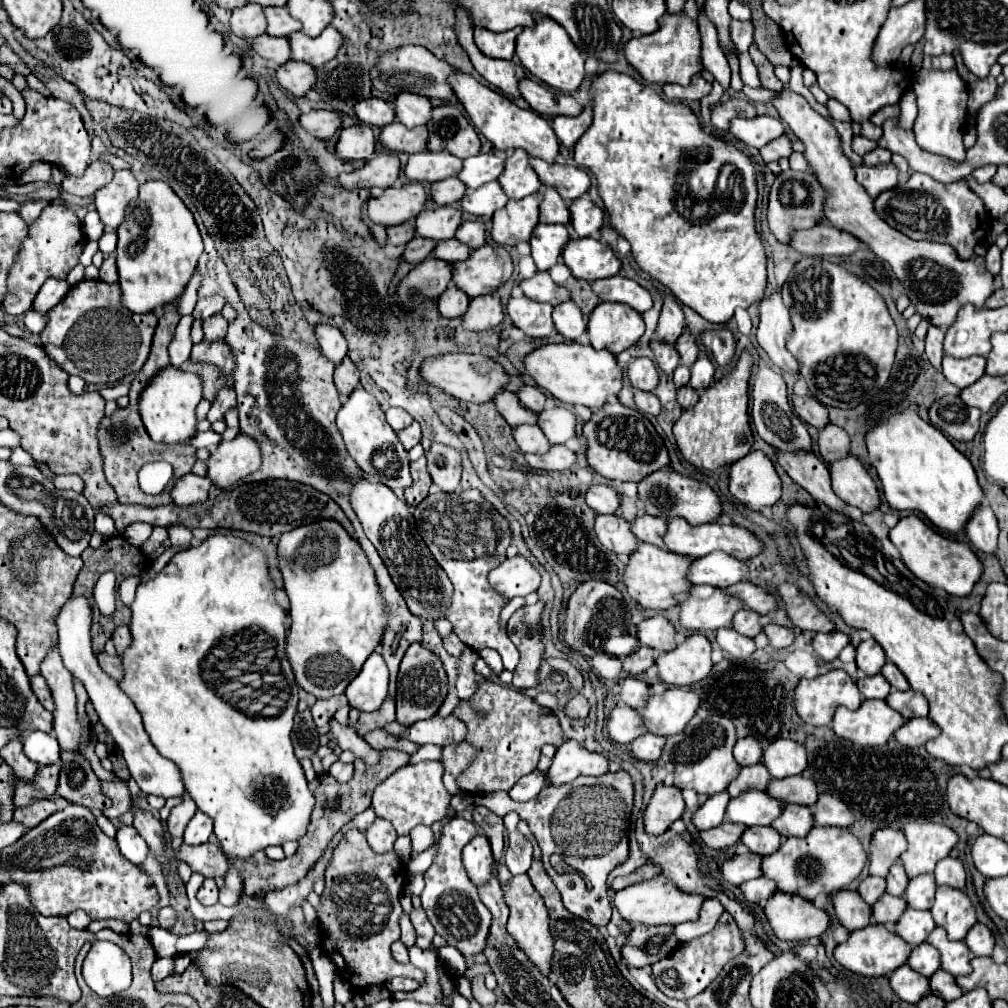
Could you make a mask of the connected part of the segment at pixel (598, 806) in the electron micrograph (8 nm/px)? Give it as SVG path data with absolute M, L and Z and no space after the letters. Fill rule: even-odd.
M608 772L604 776L578 776L570 784L550 786L538 794L538 798L528 802L514 802L508 792L474 796L474 804L482 804L498 816L506 816L508 812L518 812L522 820L526 820L538 840L542 850L544 870L556 884L564 906L576 914L578 918L588 920L594 926L606 926L612 916L612 906L608 900L608 874L626 862L630 846L628 846L628 814L632 814L634 806L634 784L628 772ZM552 854L560 854L564 862L574 868L582 878L568 874L558 874L552 870L548 858ZM588 882L592 890L586 888Z

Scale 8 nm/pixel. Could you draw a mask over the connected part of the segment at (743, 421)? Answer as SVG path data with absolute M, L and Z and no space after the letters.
M744 350L734 370L708 386L702 396L698 396L698 390L694 390L690 384L678 388L678 402L686 410L682 410L682 416L674 424L674 436L682 456L696 468L716 470L724 464L732 464L738 458L744 458L752 450L752 428L748 430L748 380L752 374L752 362L752 354Z

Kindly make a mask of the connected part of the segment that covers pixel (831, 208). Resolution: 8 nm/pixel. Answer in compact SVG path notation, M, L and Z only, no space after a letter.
M792 90L776 92L776 98L772 98L770 104L778 110L780 118L792 128L792 132L804 142L806 146L804 156L810 162L810 170L816 174L818 182L828 190L828 198L824 204L826 218L836 228L846 230L856 238L860 238L864 244L870 246L870 250L878 258L886 260L892 266L892 272L904 284L910 302L916 306L922 318L946 330L956 320L956 314L964 304L974 304L976 308L984 308L986 298L994 292L994 276L988 274L986 260L982 256L962 260L956 254L956 250L948 244L912 240L900 234L898 230L894 230L892 226L888 226L872 210L872 198L868 198L864 186L856 182L854 168L840 150L840 138L834 126L818 112L814 112L810 104Z

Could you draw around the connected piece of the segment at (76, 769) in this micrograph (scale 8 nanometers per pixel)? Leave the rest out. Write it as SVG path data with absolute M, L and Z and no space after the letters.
M62 752L60 760L62 762L60 762L58 794L72 804L106 810L112 800L102 796L100 780L86 762L84 754Z

